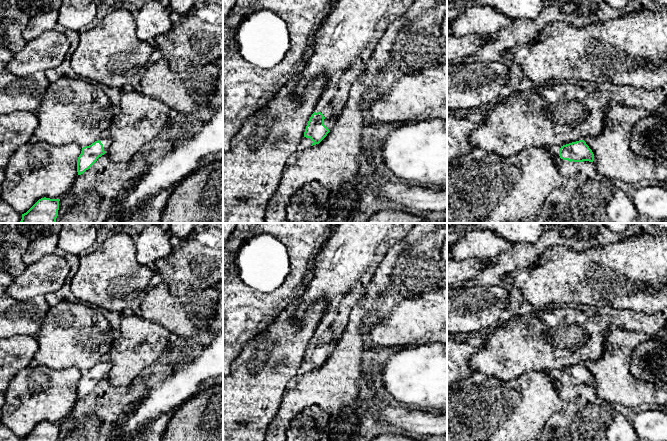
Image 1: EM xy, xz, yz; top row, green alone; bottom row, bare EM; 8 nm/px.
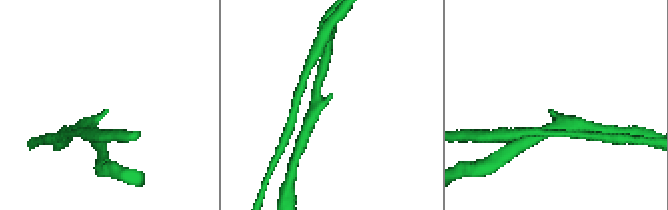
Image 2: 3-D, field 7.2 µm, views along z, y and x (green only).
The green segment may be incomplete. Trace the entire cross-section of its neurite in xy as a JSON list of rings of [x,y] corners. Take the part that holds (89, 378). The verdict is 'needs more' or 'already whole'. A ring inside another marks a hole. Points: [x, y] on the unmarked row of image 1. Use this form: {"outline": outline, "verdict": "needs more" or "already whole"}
{"outline": [[[105,358],[91,369],[83,371],[77,385],[78,399],[88,394],[99,381],[107,379],[111,367],[112,363]]], "verdict": "needs more"}

